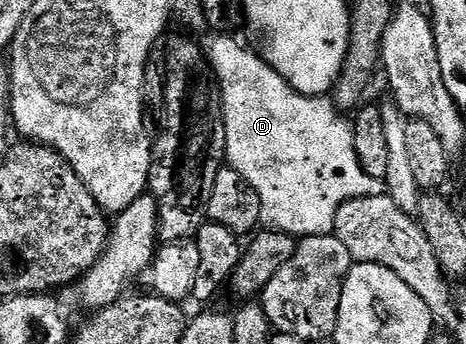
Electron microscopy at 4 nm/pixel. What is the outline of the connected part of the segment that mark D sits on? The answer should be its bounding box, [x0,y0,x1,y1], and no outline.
[203,32,386,239]

